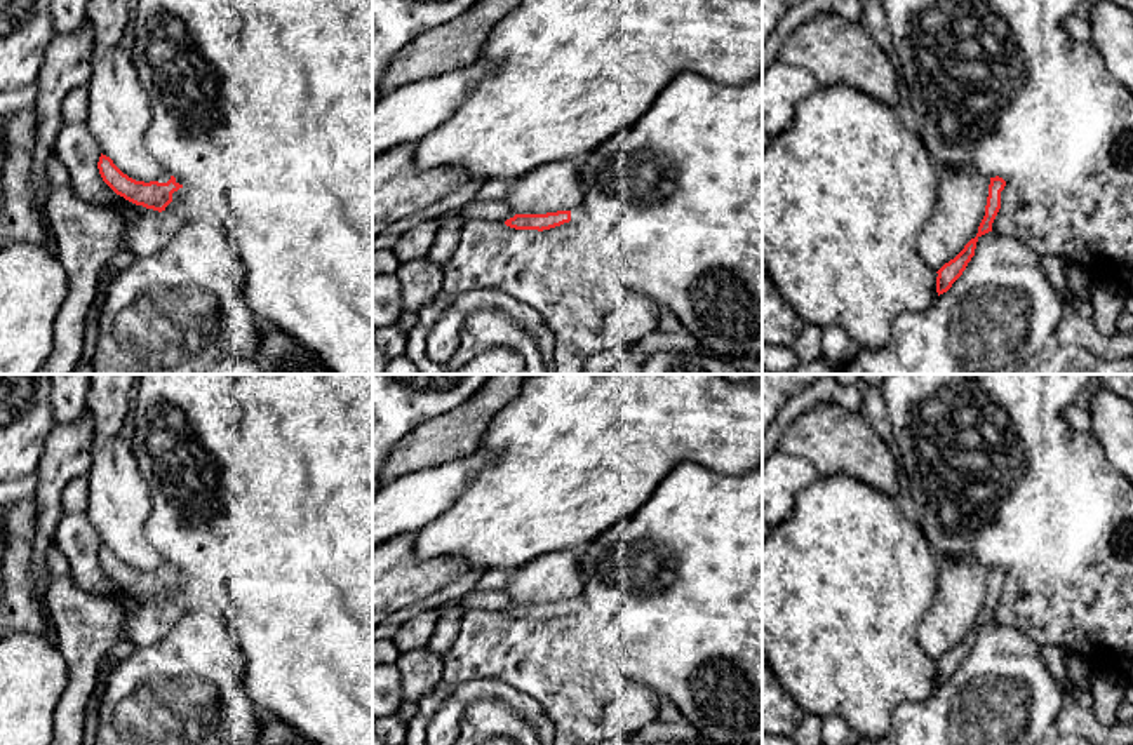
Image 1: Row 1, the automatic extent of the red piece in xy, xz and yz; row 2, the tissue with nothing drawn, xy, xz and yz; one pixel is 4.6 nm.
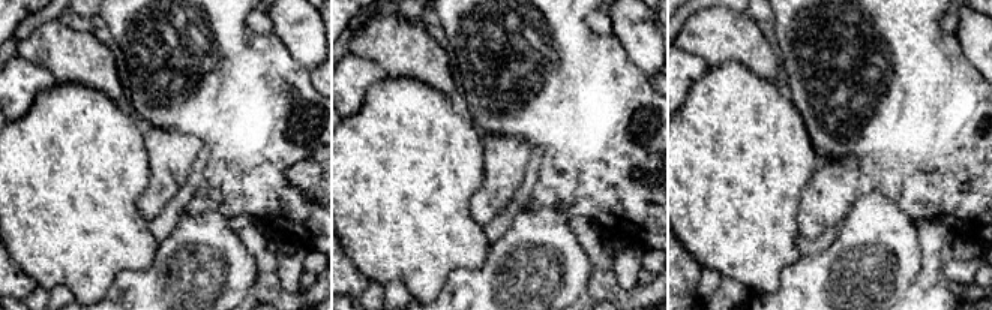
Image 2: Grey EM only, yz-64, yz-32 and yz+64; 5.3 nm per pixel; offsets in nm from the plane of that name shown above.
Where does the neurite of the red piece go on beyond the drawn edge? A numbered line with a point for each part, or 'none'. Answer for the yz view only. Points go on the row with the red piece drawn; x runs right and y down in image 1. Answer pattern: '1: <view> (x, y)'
1: yz (992, 86)

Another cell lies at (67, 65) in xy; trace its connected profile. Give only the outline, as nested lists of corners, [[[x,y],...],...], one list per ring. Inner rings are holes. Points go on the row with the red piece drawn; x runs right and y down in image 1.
[[[85,23],[73,33],[54,35],[35,80],[37,141],[33,150],[33,200],[42,209],[49,197],[47,158],[64,127],[61,106],[66,96],[87,85],[92,73],[94,33]]]

